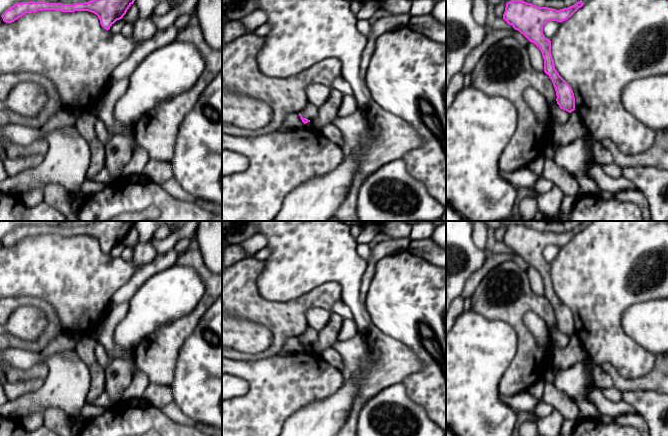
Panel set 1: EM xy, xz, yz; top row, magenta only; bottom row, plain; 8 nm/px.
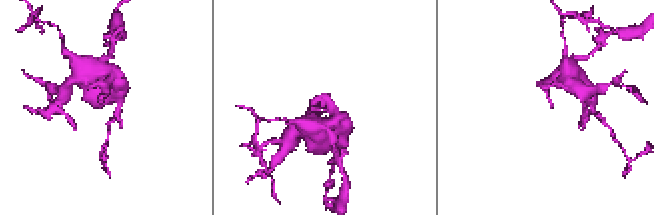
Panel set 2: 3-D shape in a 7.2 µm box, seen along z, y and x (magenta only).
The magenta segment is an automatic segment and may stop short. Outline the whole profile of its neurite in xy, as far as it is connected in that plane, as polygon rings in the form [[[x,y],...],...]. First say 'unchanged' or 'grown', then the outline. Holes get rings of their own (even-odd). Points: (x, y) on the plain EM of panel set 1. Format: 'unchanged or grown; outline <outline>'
unchanged; outline [[[98,221],[91,225],[76,228],[39,226],[16,227],[2,239],[6,247],[12,247],[26,237],[41,234],[58,234],[62,236],[89,235],[96,238],[101,250],[109,254],[117,245],[123,242],[129,231],[134,227],[136,221]]]

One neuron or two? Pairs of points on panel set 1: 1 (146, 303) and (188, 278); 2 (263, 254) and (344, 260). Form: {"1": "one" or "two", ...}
{"1": "one", "2": "two"}

